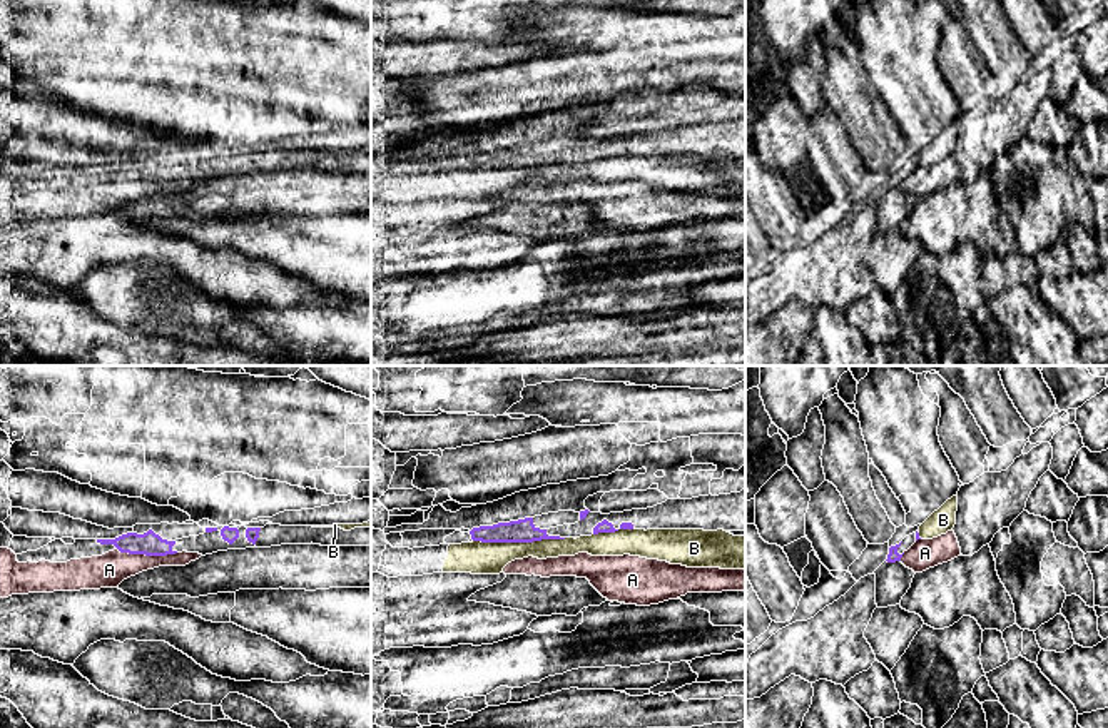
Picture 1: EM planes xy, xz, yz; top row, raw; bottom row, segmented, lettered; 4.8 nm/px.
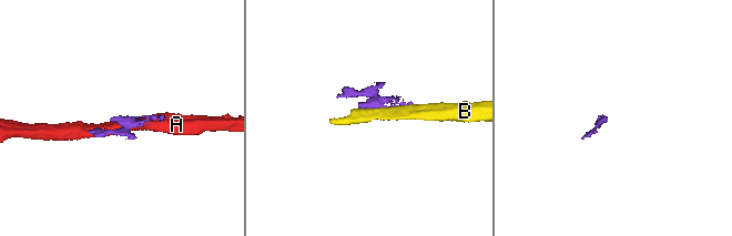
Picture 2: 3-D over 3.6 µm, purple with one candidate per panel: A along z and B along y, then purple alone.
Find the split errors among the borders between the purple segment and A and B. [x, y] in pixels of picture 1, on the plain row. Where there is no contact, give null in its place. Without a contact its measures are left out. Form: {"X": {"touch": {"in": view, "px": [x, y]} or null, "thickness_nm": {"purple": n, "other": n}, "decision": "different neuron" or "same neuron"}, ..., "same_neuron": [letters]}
{"A": {"touch": {"in": "xy", "px": [147, 181]}, "thickness_nm": {"purple": 120, "other": 160}, "decision": "different neuron"}, "B": {"touch": {"in": "xz", "px": [518, 167]}, "thickness_nm": {"purple": 110, "other": 160}, "decision": "different neuron"}, "same_neuron": []}

